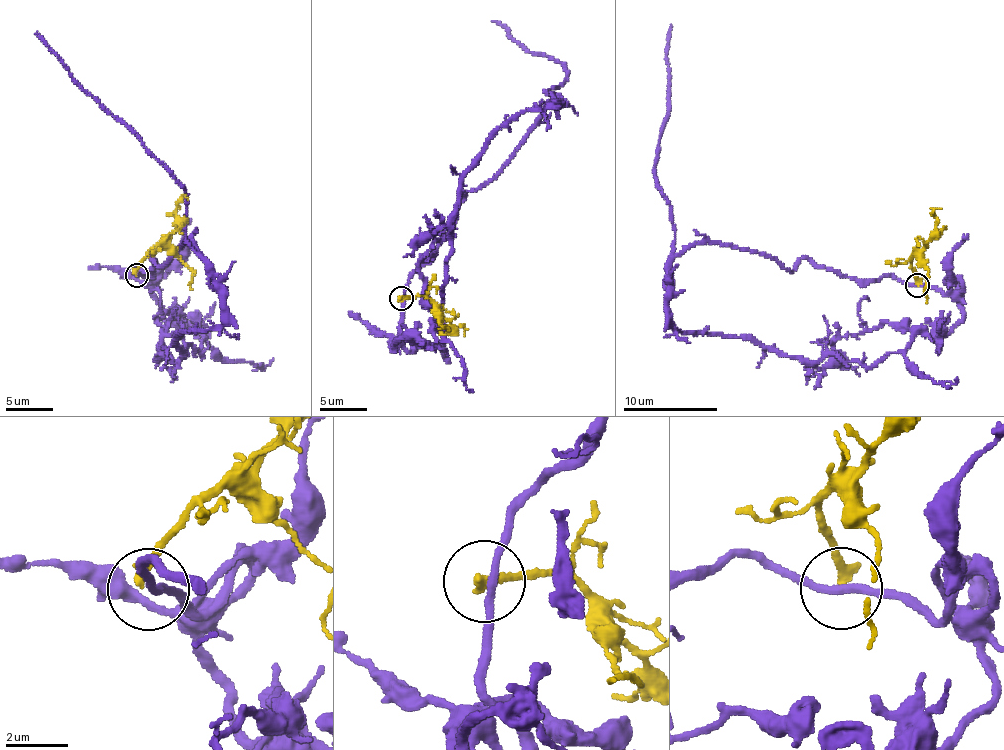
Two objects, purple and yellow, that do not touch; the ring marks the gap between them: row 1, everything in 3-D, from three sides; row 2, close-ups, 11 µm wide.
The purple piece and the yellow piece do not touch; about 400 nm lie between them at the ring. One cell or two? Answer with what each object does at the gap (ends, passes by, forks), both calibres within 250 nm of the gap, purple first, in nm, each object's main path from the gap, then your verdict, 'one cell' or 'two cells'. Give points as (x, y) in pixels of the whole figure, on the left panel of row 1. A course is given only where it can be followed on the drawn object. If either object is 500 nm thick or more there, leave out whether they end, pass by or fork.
purple passes by; yellow ends there; 240 nm thick on the purple side, 320 nm on the other; purple runs (138, 275), (151, 253), (166, 265), (195, 242), (221, 325), (175, 344), (273, 358); yellow runs (136, 275), (138, 264), (178, 225), (176, 206), (180, 197), (186, 194); two cells

